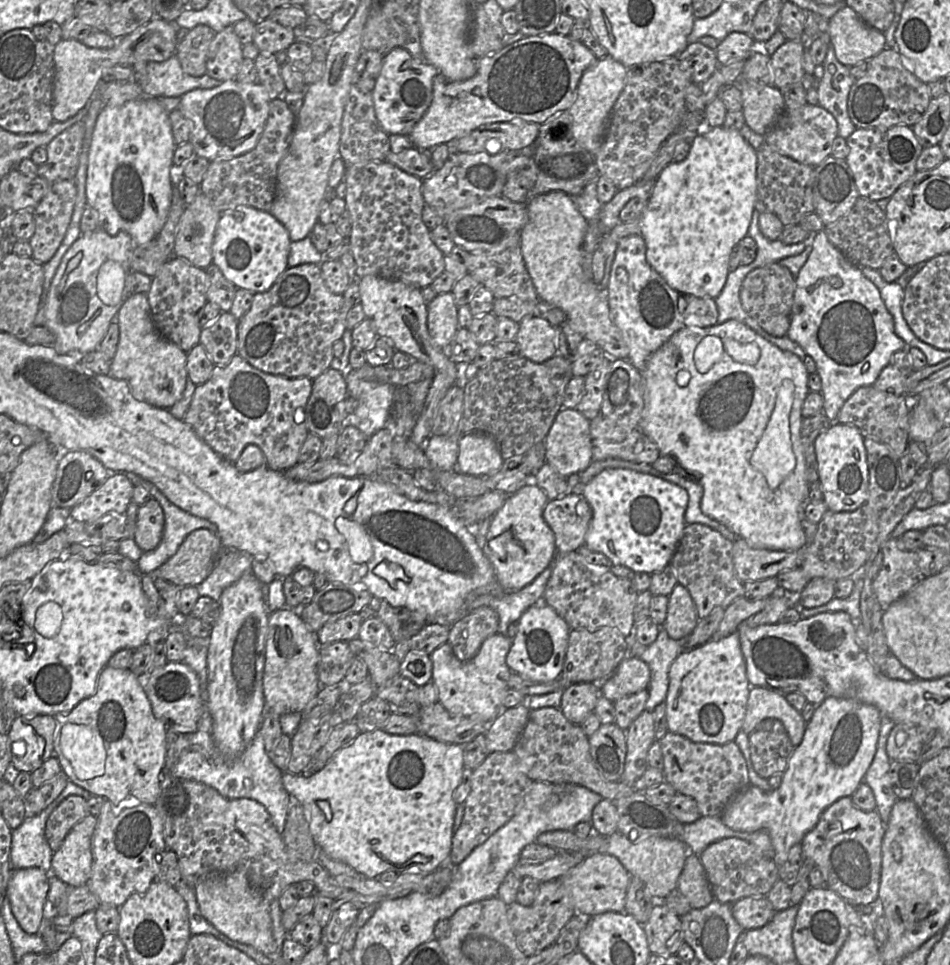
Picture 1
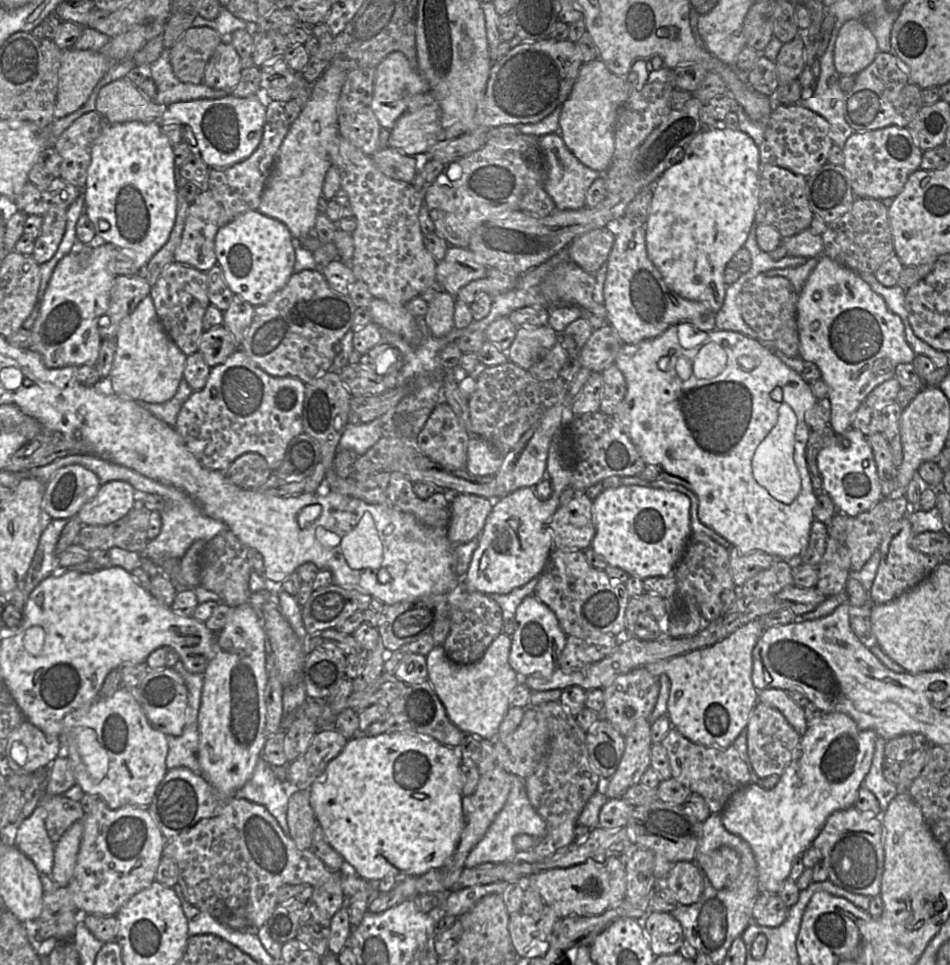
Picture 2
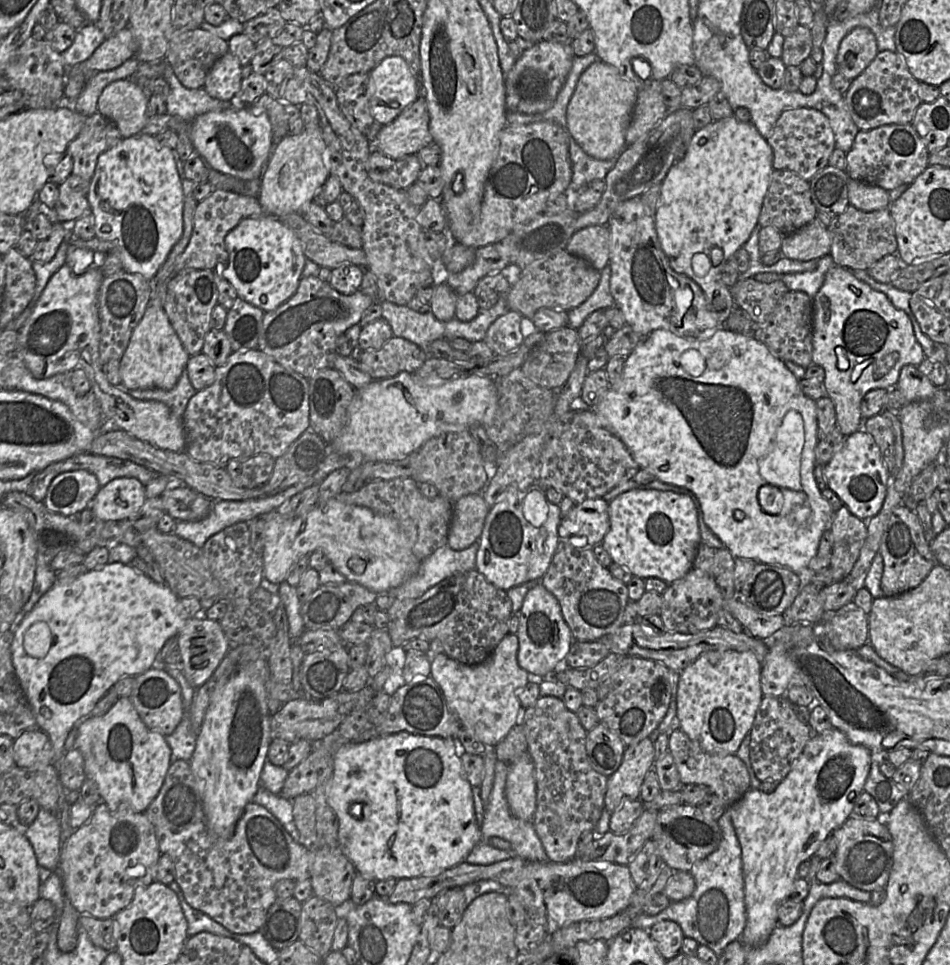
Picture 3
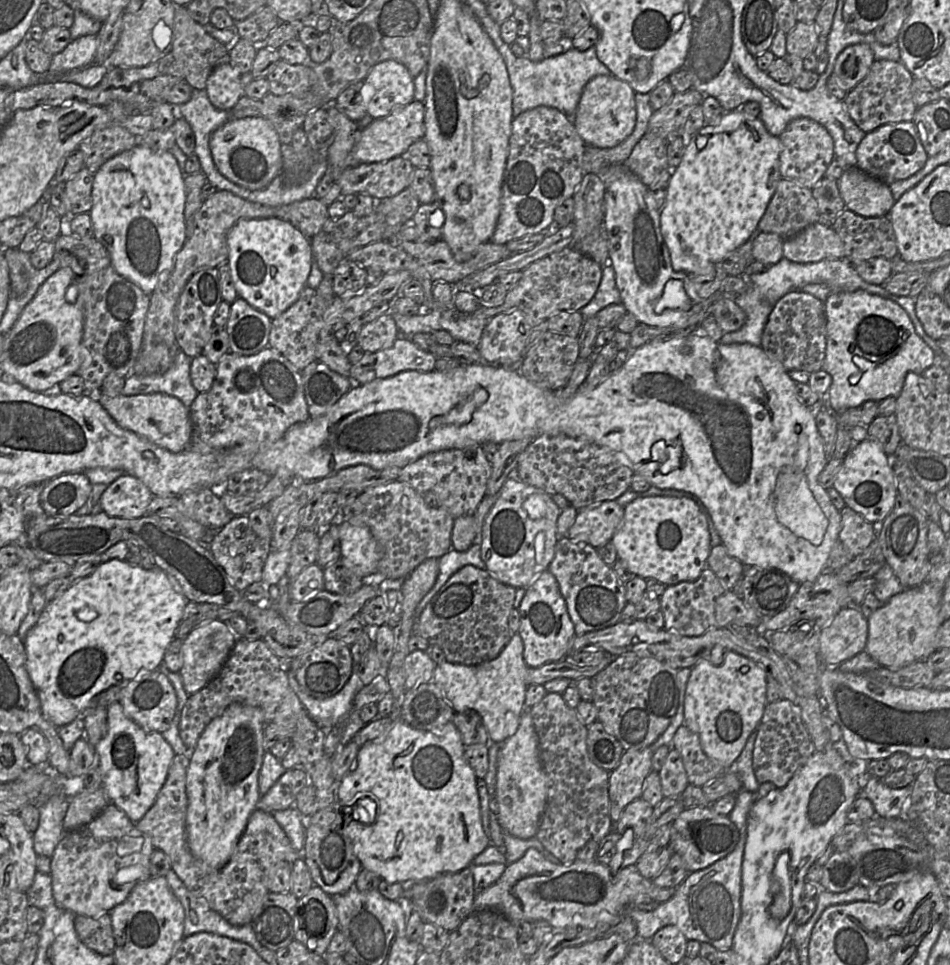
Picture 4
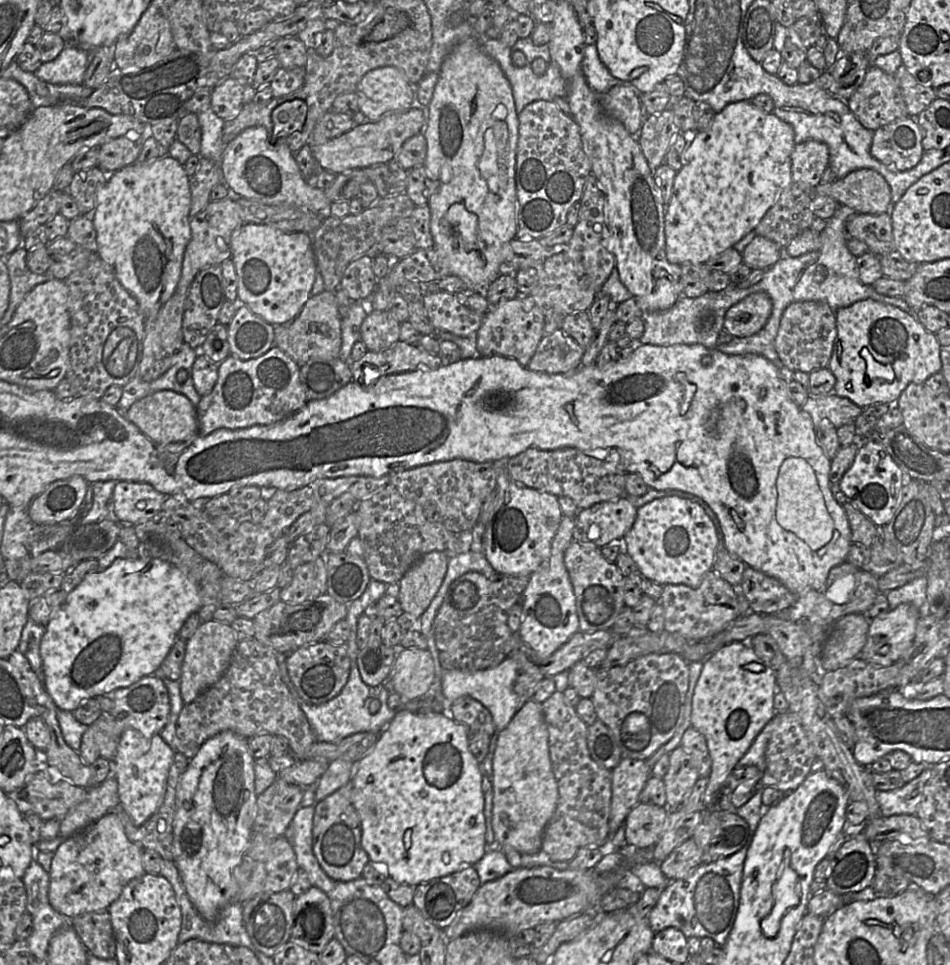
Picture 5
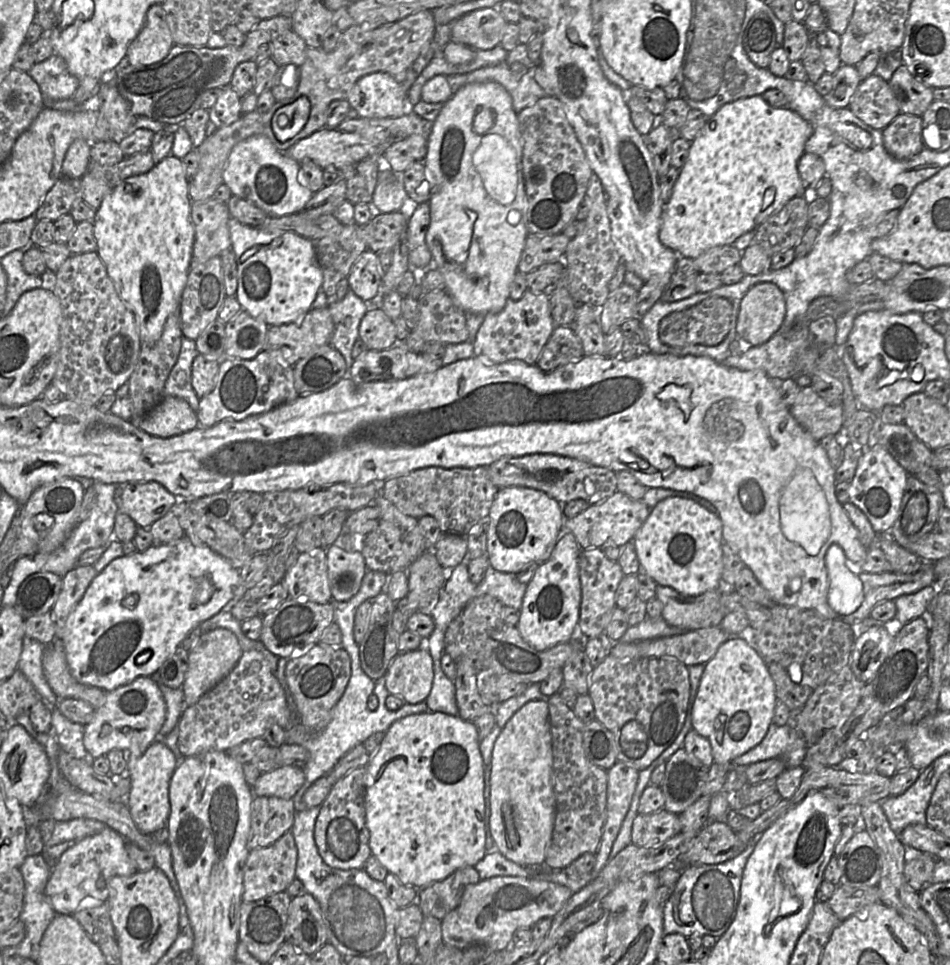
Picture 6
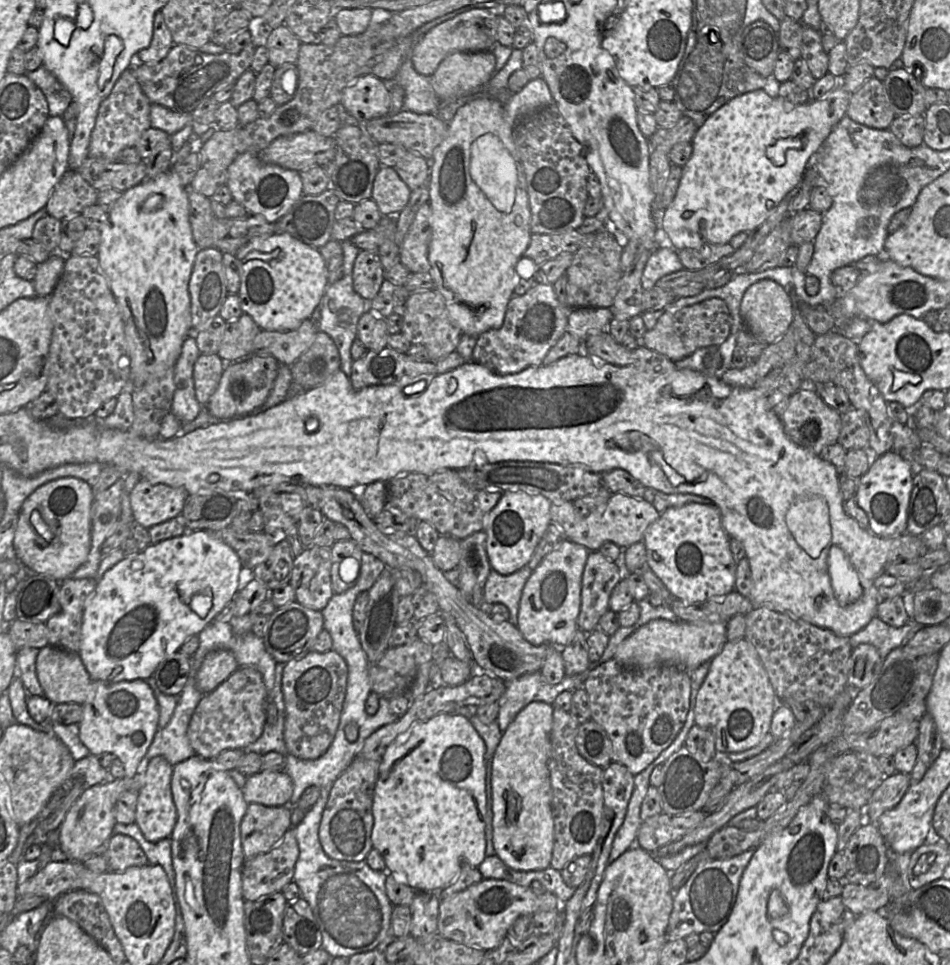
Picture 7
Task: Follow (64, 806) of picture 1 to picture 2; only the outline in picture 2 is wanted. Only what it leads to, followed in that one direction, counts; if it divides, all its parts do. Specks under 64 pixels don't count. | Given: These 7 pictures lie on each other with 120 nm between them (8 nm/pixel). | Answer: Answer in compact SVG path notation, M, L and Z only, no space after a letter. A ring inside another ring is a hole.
M44 793L39 804L47 811L45 825L53 843L57 843L74 822L86 816L79 801L64 795Z

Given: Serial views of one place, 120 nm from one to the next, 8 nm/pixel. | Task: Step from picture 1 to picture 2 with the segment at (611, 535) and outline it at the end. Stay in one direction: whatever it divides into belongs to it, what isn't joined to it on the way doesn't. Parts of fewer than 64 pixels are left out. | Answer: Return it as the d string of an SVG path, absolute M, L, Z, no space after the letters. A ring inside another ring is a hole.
M641 485L605 489L593 500L592 519L596 533L590 547L603 556L608 565L624 570L631 577L644 580L672 575L692 534L690 508L690 498L676 490Z

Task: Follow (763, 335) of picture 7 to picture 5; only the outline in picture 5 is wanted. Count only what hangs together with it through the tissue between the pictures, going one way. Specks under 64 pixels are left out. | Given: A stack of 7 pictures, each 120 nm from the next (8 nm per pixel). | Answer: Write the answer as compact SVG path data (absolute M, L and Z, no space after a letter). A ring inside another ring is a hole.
M762 291L752 293L726 311L723 329L733 337L749 337L765 326L771 313L770 296Z

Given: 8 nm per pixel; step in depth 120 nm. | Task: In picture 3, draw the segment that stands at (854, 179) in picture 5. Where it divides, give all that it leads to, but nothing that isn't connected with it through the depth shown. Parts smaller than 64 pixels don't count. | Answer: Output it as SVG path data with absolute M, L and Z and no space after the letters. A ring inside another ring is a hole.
M849 179L847 188L849 204L859 210L873 212L891 204L889 192L881 187Z

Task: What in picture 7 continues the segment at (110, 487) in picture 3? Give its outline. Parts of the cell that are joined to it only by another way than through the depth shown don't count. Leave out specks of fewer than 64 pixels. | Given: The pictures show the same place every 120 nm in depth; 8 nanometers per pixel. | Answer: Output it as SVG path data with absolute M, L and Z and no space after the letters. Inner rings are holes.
M140 479L129 495L134 522L146 529L179 516L189 496L183 488L175 488L163 483L152 484L146 479Z

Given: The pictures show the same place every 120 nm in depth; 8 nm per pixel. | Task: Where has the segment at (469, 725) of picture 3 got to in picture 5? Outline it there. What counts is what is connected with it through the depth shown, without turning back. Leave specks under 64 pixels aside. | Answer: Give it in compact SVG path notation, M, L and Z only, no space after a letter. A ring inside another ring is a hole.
M507 656L498 666L479 671L463 671L452 668L444 670L441 678L442 697L446 704L451 704L463 696L469 696L480 702L491 713L497 732L502 731L523 704L515 693L513 686L519 666L514 659Z

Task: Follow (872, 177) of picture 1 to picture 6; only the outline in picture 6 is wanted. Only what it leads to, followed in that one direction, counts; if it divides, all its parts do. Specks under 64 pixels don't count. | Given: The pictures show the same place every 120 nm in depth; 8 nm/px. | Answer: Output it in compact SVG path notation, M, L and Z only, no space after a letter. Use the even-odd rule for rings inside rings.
M899 113L882 130L884 147L892 157L898 160L910 159L924 149L921 132L921 116Z

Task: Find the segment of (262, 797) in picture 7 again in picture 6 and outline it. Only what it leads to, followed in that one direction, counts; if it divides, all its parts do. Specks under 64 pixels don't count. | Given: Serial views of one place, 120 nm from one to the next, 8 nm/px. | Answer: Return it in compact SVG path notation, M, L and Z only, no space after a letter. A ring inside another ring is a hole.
M278 766L276 769L261 773L252 788L254 796L292 799L305 782L303 769L295 766Z

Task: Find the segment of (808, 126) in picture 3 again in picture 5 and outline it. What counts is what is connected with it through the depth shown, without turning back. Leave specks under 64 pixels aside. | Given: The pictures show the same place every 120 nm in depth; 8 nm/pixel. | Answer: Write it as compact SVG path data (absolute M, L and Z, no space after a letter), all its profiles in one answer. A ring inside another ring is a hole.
M817 140L796 144L791 153L791 176L795 184L804 189L813 189L829 166L828 146Z

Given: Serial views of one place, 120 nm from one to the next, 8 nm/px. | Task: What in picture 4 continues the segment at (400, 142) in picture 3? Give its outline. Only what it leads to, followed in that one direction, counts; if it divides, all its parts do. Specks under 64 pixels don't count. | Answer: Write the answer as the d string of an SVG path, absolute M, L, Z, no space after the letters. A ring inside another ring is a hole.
M413 100L406 106L393 110L388 116L374 119L360 130L359 140L353 148L353 166L375 163L401 156L411 144L425 136L424 102Z

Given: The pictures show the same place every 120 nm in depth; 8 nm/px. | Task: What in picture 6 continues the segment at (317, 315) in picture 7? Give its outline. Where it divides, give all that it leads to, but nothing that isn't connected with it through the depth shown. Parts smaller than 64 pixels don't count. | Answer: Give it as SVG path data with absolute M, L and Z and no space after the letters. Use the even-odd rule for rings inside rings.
M349 287L347 294L341 301L332 302L328 305L328 296L322 288L312 303L312 308L329 307L334 322L334 332L331 345L335 347L345 358L347 369L345 379L351 378L352 349L359 338L359 327L362 318L367 313L367 306L359 296Z

